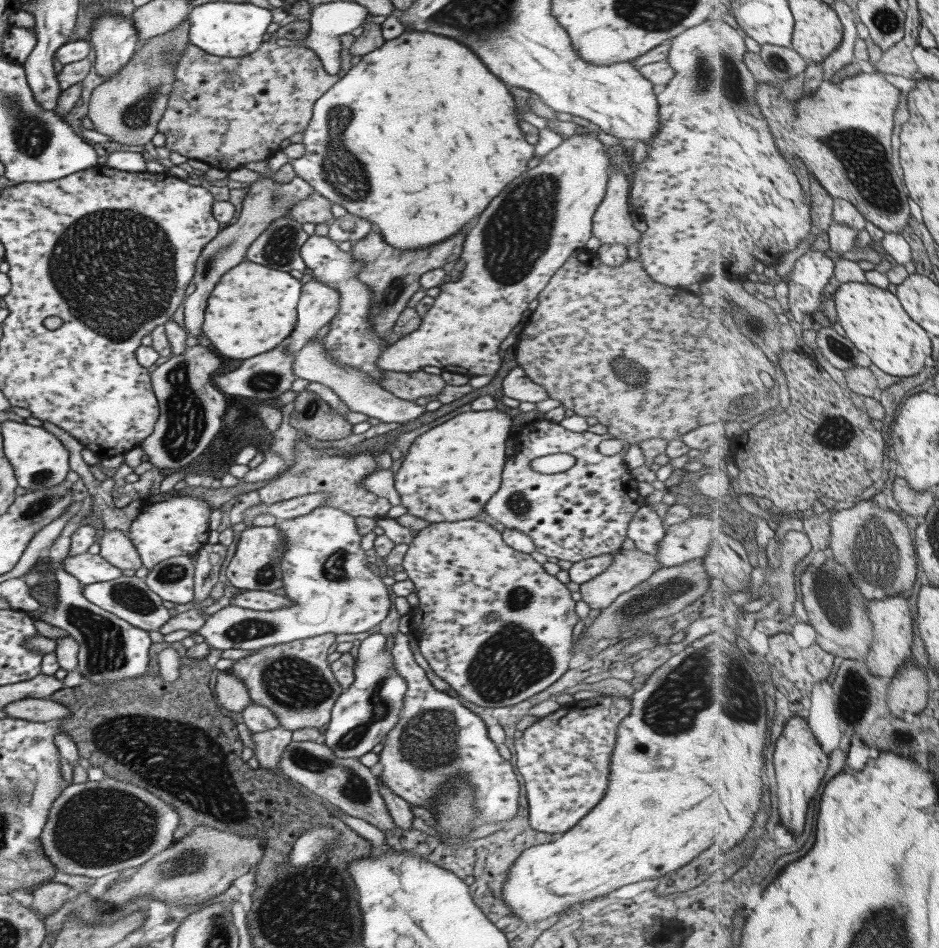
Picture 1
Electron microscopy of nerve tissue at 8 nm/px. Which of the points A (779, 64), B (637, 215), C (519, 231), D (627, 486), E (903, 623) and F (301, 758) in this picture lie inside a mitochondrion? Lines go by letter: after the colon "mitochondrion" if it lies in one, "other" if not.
A: mitochondrion
B: other
C: mitochondrion
D: other
E: other
F: mitochondrion

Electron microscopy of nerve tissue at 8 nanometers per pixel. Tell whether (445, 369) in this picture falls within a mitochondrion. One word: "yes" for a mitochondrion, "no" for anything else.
no

